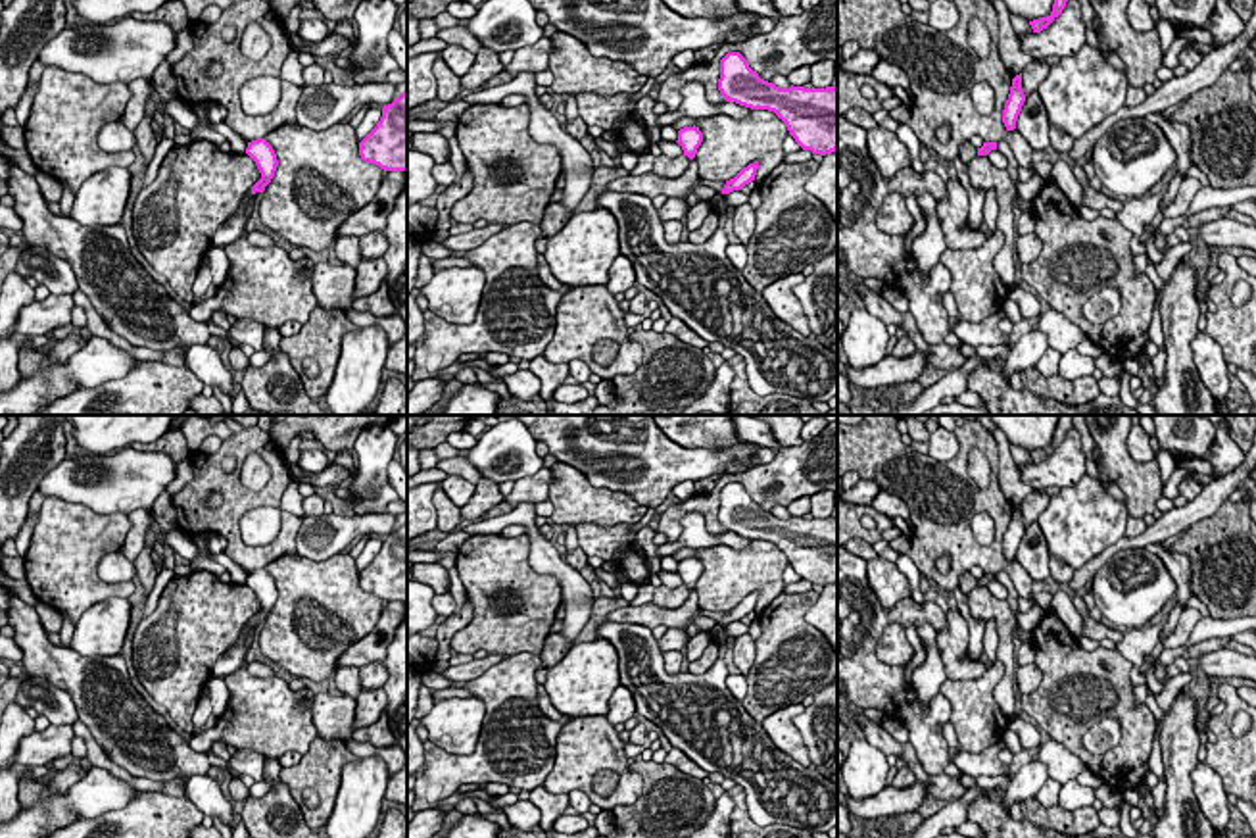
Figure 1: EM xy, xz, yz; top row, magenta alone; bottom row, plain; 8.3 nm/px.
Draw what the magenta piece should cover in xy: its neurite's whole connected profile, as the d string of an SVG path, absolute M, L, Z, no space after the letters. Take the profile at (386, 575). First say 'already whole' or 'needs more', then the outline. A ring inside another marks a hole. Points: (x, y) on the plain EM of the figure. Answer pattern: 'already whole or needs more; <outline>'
already whole; M407 523L384 536L376 557L359 573L359 586L386 602L407 602Z

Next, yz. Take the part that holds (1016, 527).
already whole; M1020 504L1012 509L1010 525L1002 540L1002 554L1006 561L1016 559L1016 552L1018 552L1024 532L1026 532L1026 525L1022 521L1022 504Z

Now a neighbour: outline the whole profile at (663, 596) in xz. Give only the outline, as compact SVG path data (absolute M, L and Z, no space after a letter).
M664 584L655 586L653 604L668 609L682 607L689 596L688 586L668 588Z

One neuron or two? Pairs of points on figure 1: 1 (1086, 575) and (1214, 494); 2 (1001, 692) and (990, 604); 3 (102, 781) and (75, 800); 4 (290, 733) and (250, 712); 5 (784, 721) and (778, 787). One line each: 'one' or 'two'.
1: one
2: one
3: one
4: one
5: two

